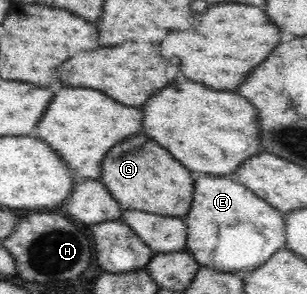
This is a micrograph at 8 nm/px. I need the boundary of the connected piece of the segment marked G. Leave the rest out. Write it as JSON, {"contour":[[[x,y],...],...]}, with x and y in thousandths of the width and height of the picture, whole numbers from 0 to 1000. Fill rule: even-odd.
{"contour":[[[466,446],[410,466],[342,517],[329,544],[329,602],[352,653],[397,711],[476,718],[511,731],[596,741],[629,684],[632,616],[642,592],[590,561],[534,500]]]}

